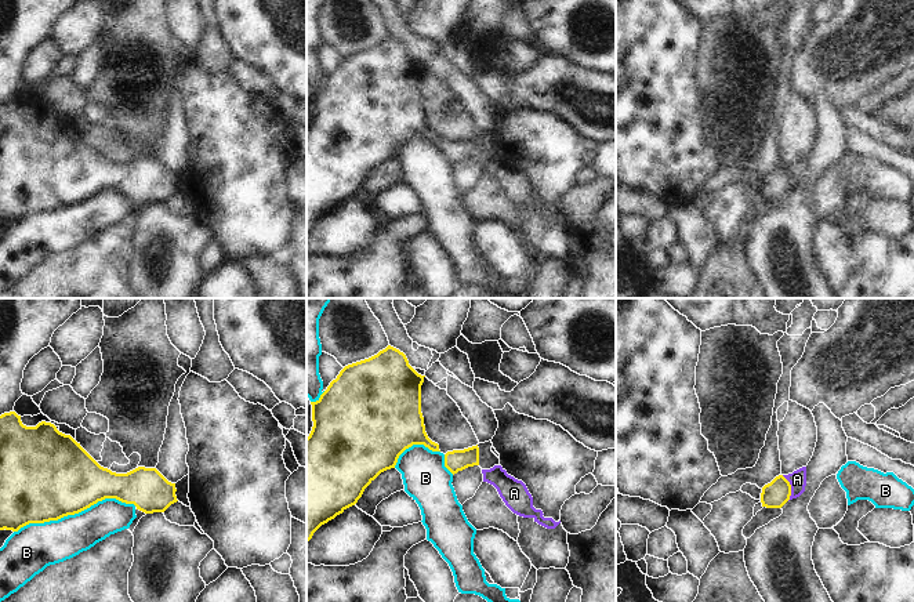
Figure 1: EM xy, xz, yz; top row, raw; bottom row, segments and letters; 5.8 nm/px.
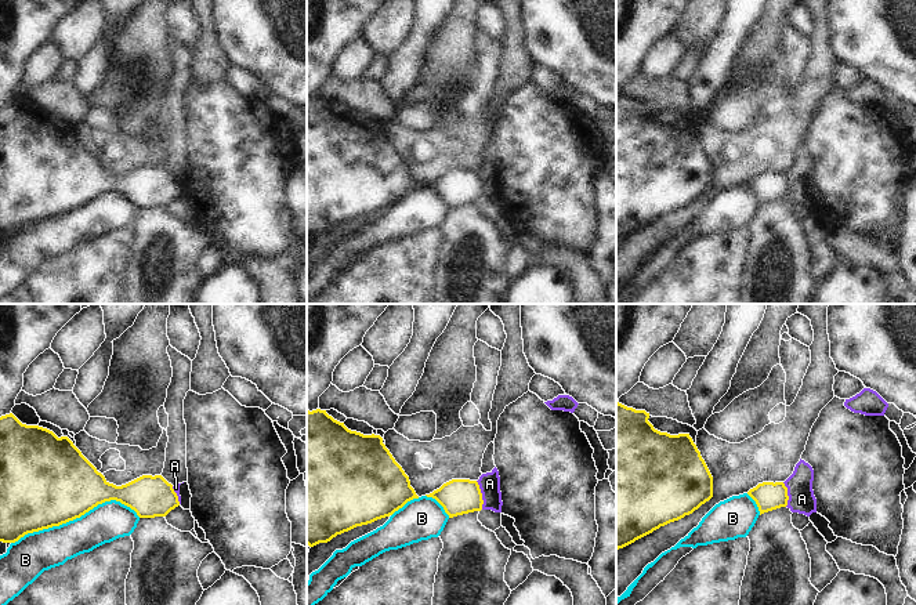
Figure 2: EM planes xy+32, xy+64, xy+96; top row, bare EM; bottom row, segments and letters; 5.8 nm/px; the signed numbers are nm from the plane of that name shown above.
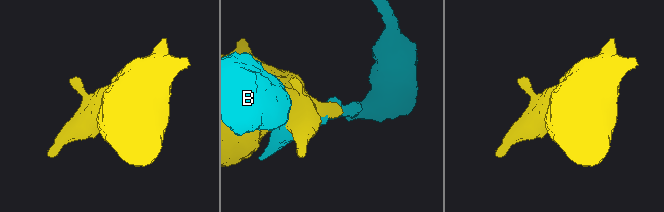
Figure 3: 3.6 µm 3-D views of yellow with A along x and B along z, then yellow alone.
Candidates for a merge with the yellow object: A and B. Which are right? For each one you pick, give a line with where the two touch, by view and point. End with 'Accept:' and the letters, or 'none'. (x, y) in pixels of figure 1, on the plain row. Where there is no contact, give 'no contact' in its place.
Accept: none

